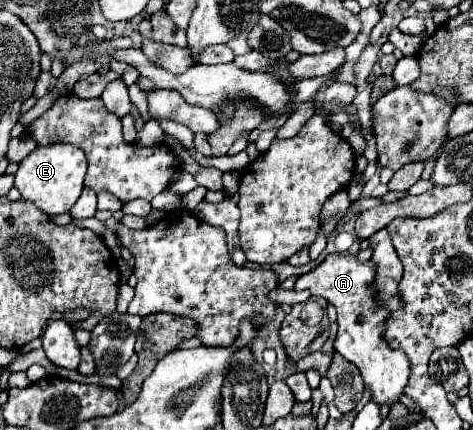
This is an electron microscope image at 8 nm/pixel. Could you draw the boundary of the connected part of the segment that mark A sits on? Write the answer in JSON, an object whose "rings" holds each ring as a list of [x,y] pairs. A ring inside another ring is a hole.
{"rings":[[[331,253],[319,267],[309,271],[307,275],[301,275],[297,279],[295,289],[297,291],[309,289],[313,295],[325,297],[337,309],[339,333],[335,339],[335,351],[341,353],[347,361],[357,365],[365,385],[371,387],[371,399],[375,403],[393,405],[399,401],[407,385],[409,359],[399,349],[391,349],[383,337],[383,333],[387,331],[387,319],[391,311],[383,309],[383,305],[377,303],[375,271],[377,267],[373,261],[359,263],[357,255]],[[371,285],[373,285],[373,299],[371,299]]]}

